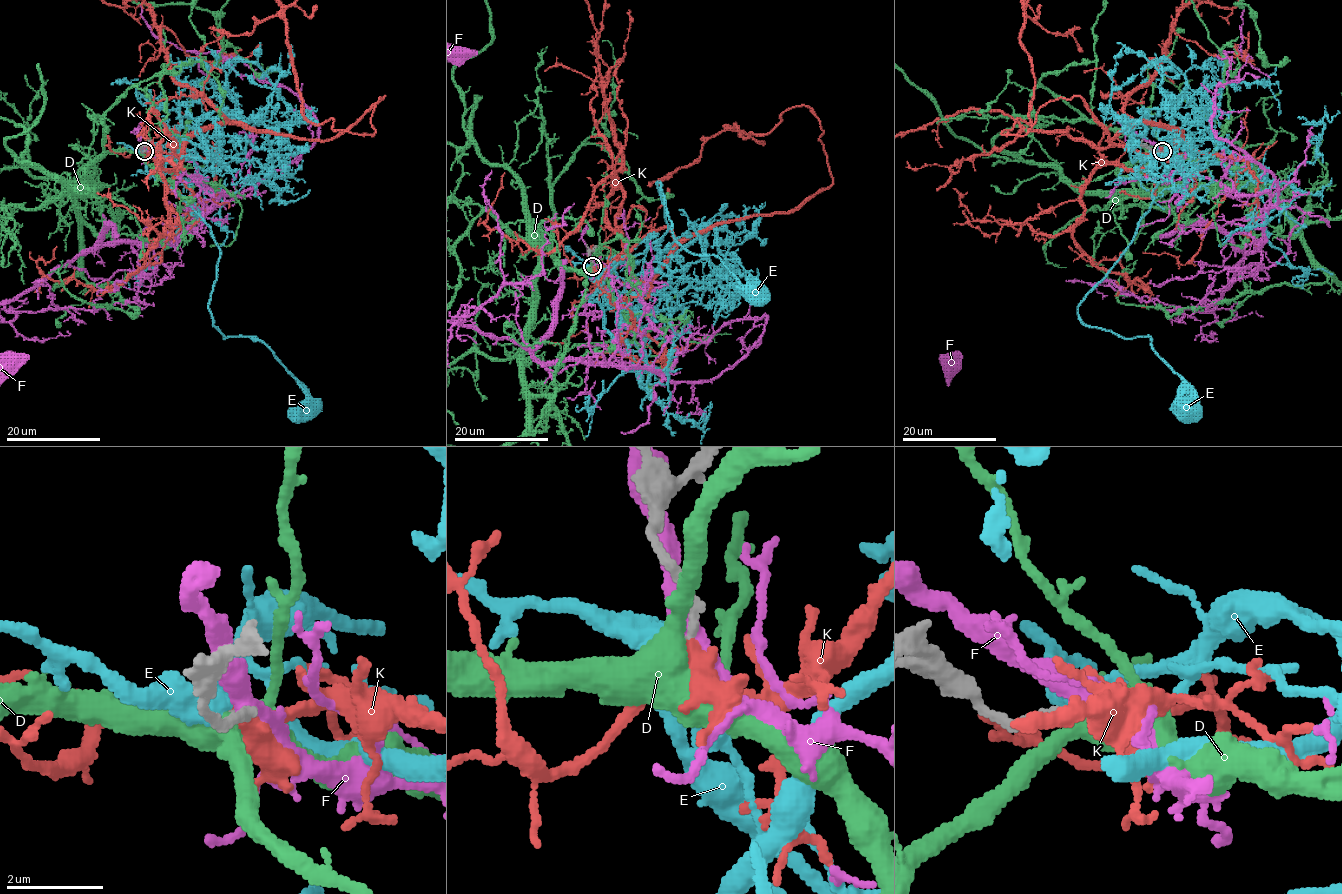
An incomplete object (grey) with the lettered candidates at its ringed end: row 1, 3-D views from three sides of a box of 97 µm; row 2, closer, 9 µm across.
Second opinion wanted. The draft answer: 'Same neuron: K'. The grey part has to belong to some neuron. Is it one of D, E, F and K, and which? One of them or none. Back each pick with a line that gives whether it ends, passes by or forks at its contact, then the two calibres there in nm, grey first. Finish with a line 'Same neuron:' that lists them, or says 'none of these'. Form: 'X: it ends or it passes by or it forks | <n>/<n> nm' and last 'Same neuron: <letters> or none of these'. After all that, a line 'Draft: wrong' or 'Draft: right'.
K: it passes by | 180/420 nm
Same neuron: K
Draft: right

